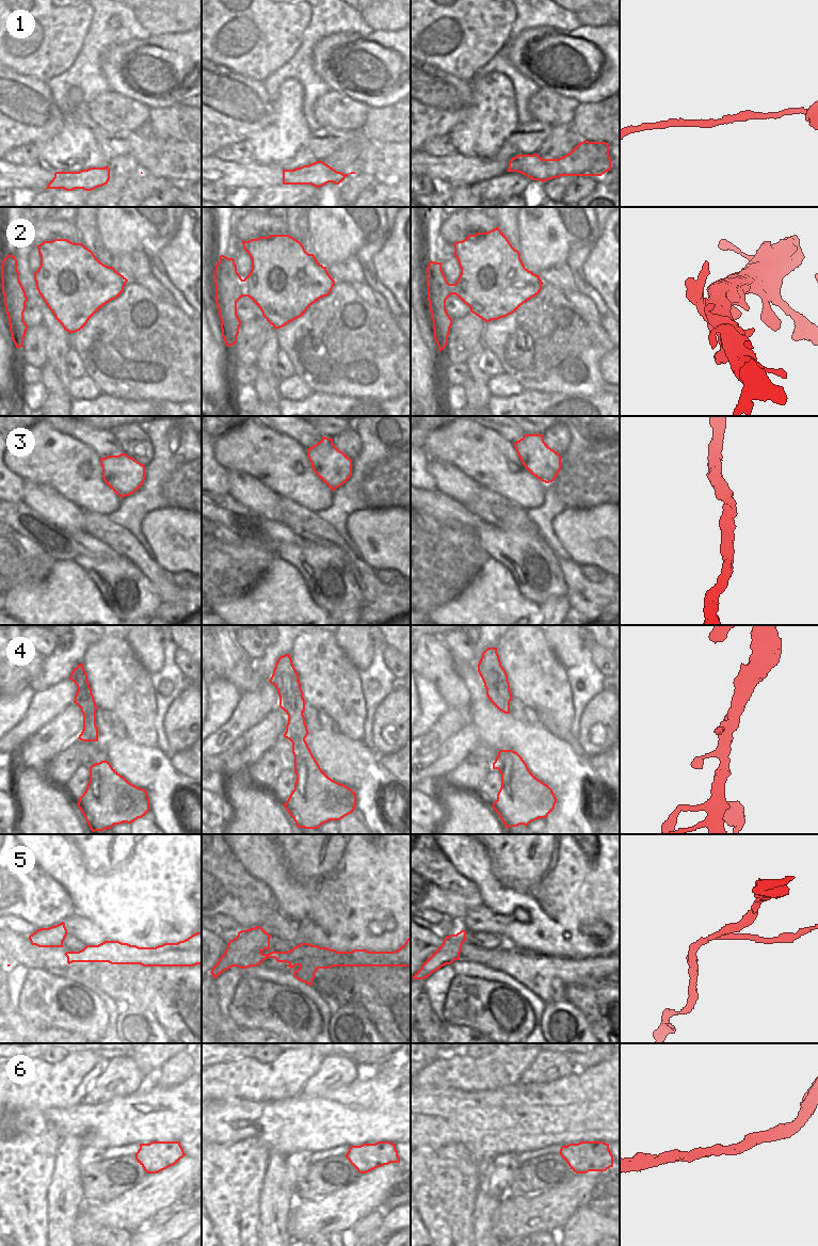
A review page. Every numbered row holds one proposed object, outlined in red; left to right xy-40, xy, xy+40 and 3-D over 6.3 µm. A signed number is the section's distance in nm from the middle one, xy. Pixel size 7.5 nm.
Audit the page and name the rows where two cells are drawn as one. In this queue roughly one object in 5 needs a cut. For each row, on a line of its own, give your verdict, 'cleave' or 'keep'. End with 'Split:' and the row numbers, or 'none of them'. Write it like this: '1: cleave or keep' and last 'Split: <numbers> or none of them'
1: keep
2: keep
3: keep
4: keep
5: keep
6: keep
Split: none of them

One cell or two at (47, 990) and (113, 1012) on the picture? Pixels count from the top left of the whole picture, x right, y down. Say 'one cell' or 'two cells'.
two cells

